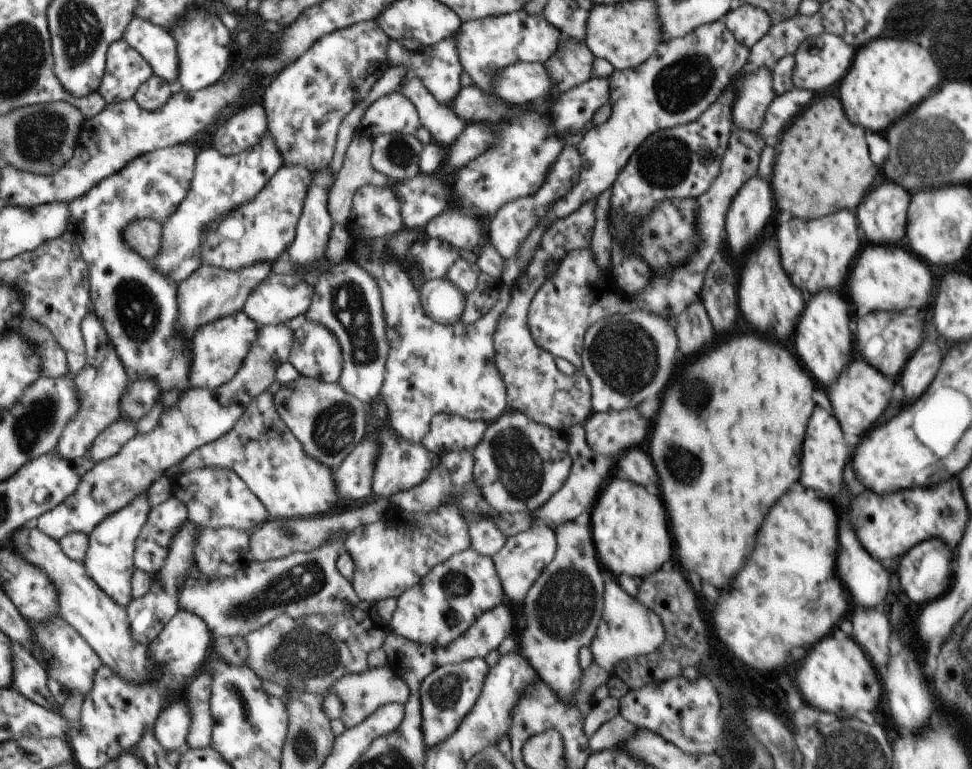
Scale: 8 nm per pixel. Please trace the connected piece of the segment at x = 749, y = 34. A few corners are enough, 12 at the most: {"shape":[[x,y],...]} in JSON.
{"shape":[[754,5],[732,8],[727,29],[749,49],[766,36],[770,15]]}

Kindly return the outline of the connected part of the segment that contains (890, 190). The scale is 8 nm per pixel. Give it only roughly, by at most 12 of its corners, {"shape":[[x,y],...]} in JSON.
{"shape":[[884,182],[858,206],[872,244],[906,236],[911,195]]}

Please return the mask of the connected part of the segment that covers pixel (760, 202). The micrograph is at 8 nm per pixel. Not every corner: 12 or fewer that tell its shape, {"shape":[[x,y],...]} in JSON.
{"shape":[[744,183],[726,216],[734,254],[758,240],[774,214],[770,184]]}

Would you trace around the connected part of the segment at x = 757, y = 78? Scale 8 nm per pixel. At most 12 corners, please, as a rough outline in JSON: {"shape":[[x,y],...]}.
{"shape":[[773,71],[736,77],[734,128],[758,131],[777,97]]}

